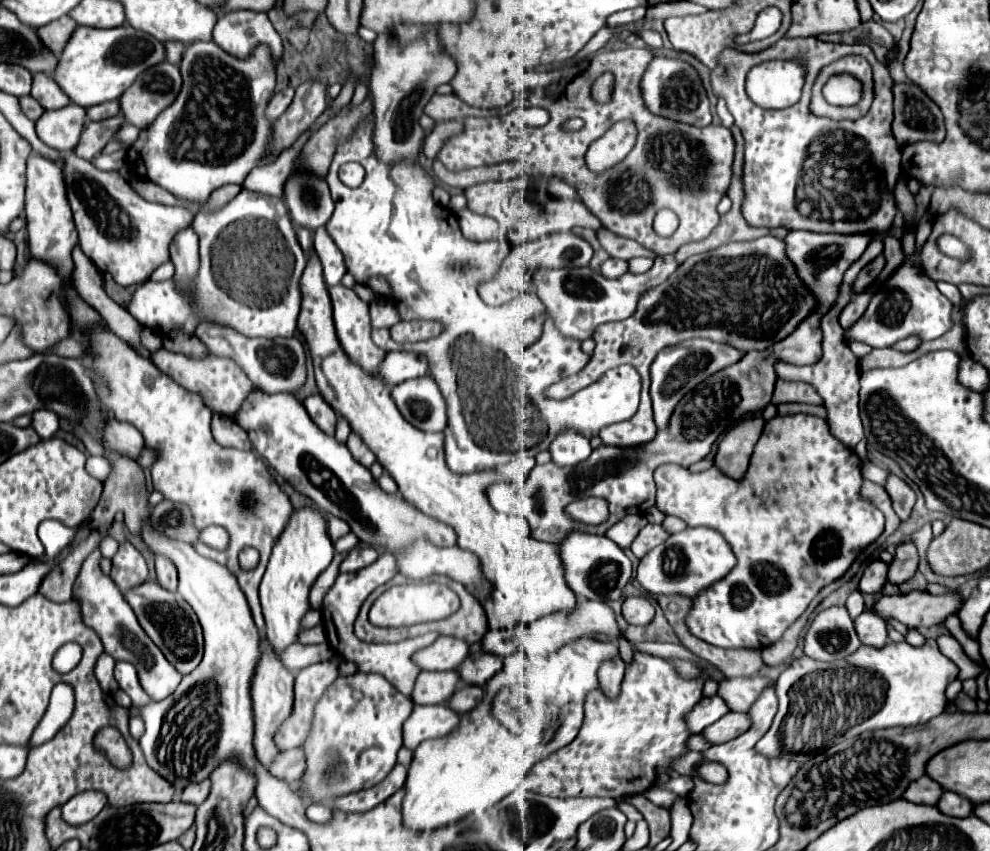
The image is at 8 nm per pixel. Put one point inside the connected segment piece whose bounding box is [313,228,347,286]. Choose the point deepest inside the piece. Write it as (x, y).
(333, 264)

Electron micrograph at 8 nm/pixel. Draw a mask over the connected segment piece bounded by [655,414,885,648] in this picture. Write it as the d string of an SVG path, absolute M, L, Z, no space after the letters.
M789 414L789 416L775 416L771 420L765 422L765 428L759 436L759 442L755 444L755 450L753 450L753 456L751 456L751 464L749 464L749 470L743 478L743 484L741 482L735 482L731 478L727 478L725 474L721 474L717 468L709 468L705 472L699 472L699 474L691 474L687 468L681 468L681 466L675 466L675 464L665 464L665 466L659 466L655 470L655 482L657 482L657 508L665 514L673 514L673 516L681 516L689 526L697 528L697 526L705 526L705 528L715 528L731 546L735 558L737 558L737 564L735 568L719 582L711 584L709 588L705 588L703 592L697 594L697 598L693 598L693 608L687 616L687 626L689 626L689 632L713 646L719 646L719 648L765 648L773 642L777 642L783 632L807 610L809 602L817 596L817 592L831 584L833 580L837 580L839 576L843 576L847 572L847 568L853 564L853 560L859 556L859 552L863 548L867 548L869 544L873 544L881 532L883 532L883 526L885 526L885 518L881 514L881 510L877 510L869 500L865 500L861 496L861 460L859 456L855 454L855 450L847 448L843 442L835 440L829 432L829 426L825 420L817 418L817 416L811 416L811 414Z

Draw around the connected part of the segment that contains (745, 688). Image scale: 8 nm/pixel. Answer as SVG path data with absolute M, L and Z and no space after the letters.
M751 676L751 678L729 678L719 684L717 694L727 700L731 712L747 712L751 704L763 694L763 690L771 688L775 680L767 676Z

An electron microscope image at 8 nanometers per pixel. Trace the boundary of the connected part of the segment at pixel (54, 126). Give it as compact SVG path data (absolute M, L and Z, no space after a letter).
M69 104L59 110L45 112L37 122L37 136L41 142L45 142L49 148L55 148L59 152L71 152L83 134L87 122L87 108Z

